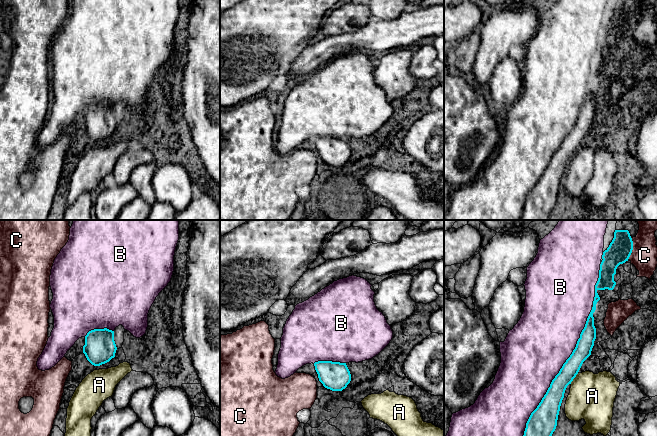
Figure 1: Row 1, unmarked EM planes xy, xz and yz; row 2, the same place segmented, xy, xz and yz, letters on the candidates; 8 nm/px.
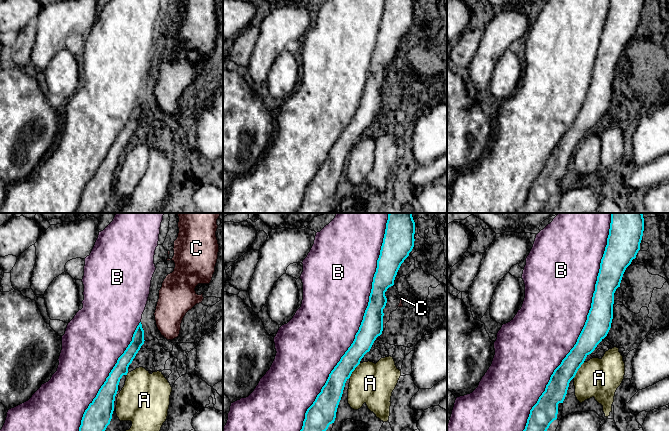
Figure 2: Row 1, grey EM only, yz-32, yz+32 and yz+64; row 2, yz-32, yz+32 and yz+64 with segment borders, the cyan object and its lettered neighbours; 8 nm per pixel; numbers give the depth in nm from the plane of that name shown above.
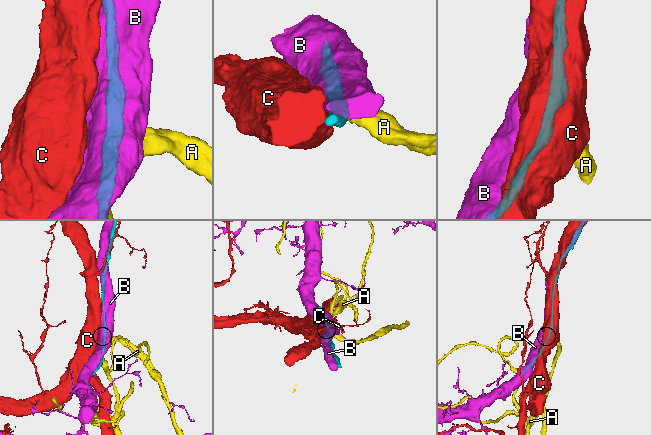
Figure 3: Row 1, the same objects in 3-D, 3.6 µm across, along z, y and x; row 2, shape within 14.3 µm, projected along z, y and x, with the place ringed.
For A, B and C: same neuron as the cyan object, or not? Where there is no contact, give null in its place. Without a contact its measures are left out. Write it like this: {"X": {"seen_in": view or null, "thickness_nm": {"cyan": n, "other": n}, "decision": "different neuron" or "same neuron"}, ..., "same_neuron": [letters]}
{"A": {"seen_in": "yz", "thickness_nm": {"cyan": 150, "other": 360}, "decision": "different neuron"}, "B": {"seen_in": "yz", "thickness_nm": {"cyan": 160, "other": 500}, "decision": "same neuron"}, "C": {"seen_in": "yz", "thickness_nm": {"cyan": 190, "other": 200}, "decision": "different neuron"}, "same_neuron": ["B"]}

